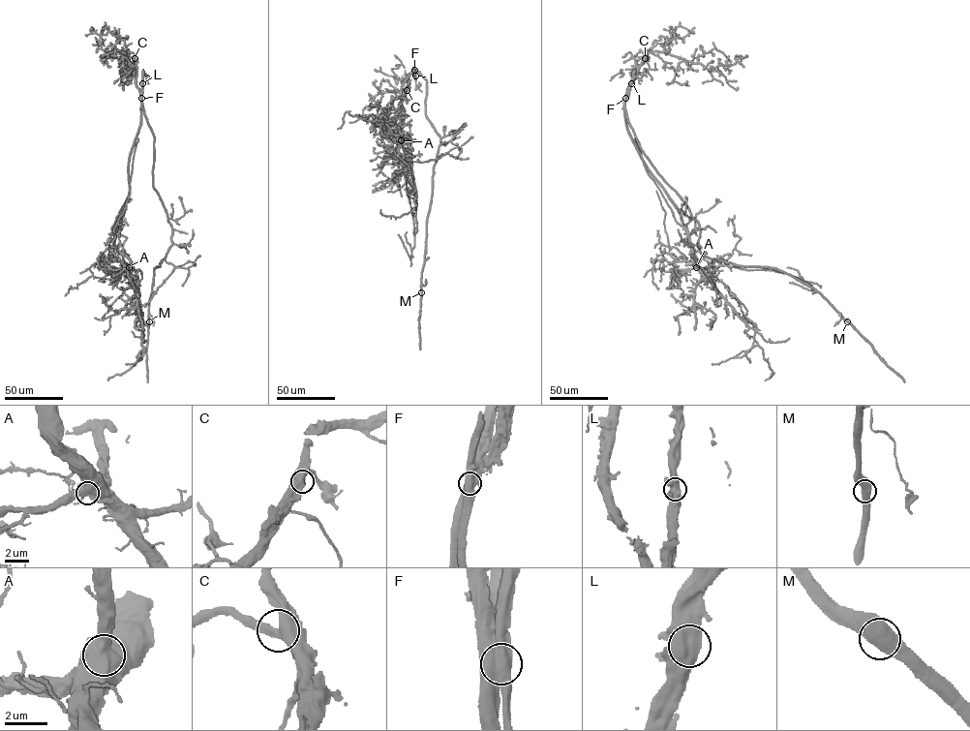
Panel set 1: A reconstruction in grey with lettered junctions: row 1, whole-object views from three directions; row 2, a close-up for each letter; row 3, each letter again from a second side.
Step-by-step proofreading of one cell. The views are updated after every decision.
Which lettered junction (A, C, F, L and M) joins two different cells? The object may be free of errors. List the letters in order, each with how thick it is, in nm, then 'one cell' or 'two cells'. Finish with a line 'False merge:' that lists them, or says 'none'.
A: calibre 800 nm; one cell
C: calibre 550 nm; one cell
F: calibre 800 nm; two cells
L: calibre 700 nm; one cell
M: calibre 800 nm; one cell
False merge: F

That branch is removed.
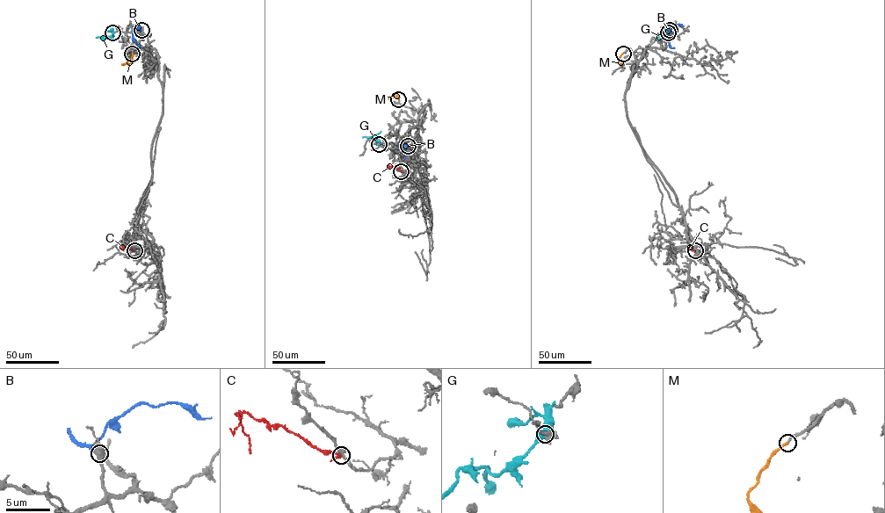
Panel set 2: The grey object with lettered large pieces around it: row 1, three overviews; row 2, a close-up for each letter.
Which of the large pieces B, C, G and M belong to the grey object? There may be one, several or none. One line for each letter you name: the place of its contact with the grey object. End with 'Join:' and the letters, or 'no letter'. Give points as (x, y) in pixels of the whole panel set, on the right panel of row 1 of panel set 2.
B: contact (670, 30)
C: contact (695, 250)
M: contact (623, 54)
Join: B, C, M

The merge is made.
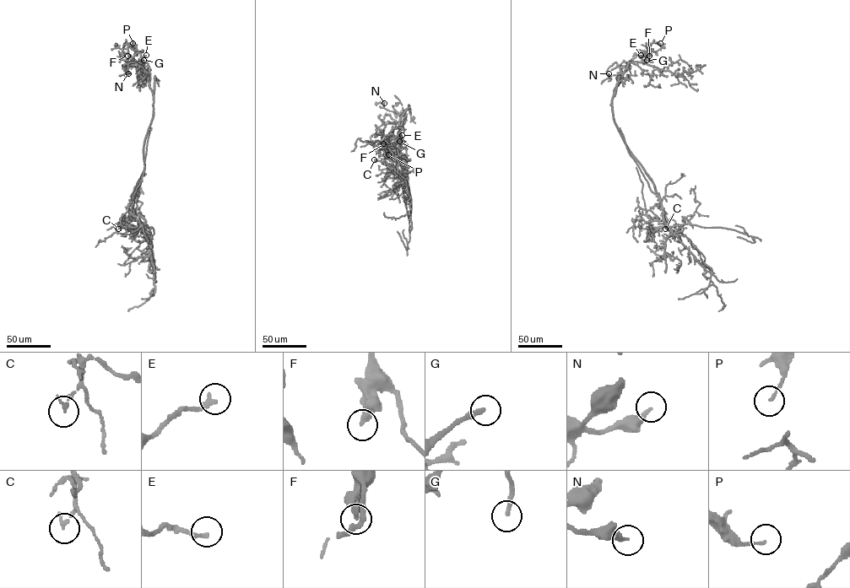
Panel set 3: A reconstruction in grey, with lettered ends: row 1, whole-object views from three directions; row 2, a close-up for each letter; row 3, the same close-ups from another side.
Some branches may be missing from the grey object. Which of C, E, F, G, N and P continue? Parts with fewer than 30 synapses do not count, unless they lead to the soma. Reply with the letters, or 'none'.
E, G

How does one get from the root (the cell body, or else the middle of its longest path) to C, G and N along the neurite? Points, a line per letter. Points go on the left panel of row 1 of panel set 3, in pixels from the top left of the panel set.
C: (143, 158), (144, 169), (133, 193), (132, 204), (133, 210), (144, 220), (143, 224), (132, 232), (118, 229)
G: (143, 158), (144, 141), (153, 117), (153, 96), (149, 85), (149, 68), (143, 60)
N: (143, 158), (144, 141), (153, 114), (149, 75), (132, 62), (127, 64), (126, 74), (128, 73)

